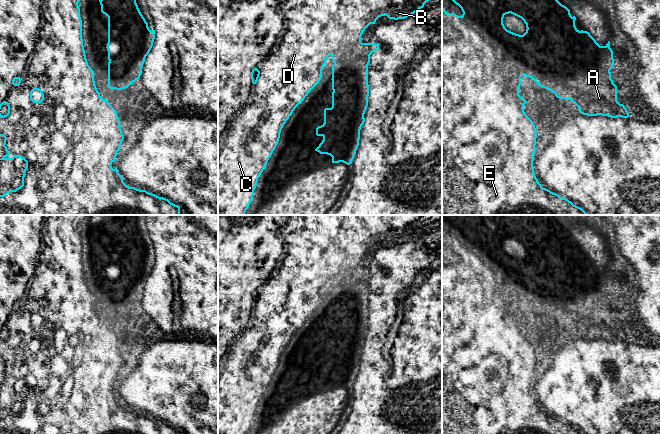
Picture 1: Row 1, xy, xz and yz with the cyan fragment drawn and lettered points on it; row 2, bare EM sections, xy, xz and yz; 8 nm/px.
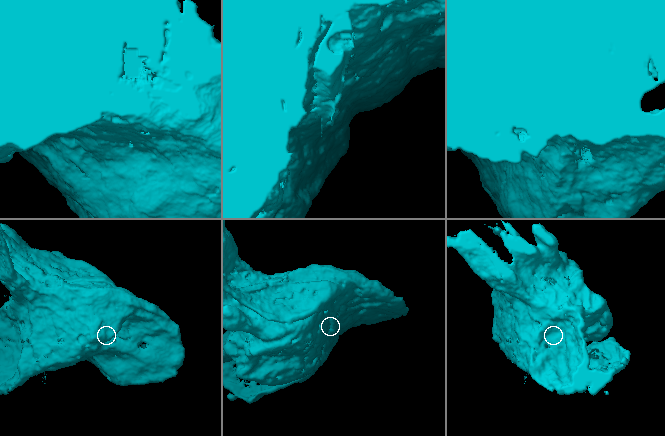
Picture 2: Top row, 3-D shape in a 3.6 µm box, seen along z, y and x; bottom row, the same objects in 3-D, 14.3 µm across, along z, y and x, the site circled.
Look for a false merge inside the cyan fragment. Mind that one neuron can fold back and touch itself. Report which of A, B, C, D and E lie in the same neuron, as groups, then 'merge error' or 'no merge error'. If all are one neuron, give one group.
A / B C D E | merge error

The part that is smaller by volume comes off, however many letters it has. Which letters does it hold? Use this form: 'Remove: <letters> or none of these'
Remove: A

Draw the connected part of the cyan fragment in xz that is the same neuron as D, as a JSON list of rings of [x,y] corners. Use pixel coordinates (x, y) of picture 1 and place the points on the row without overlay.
[[[218,215],[218,434],[247,434],[254,419],[258,402],[266,392],[267,386],[275,374],[281,354],[292,339],[295,332],[302,327],[308,317],[319,307],[322,302],[322,294],[326,288],[326,283],[331,279],[334,288],[332,289],[332,314],[343,315],[345,319],[351,317],[360,319],[363,314],[366,315],[366,320],[369,320],[368,309],[368,289],[370,287],[370,279],[379,273],[379,267],[362,267],[361,260],[365,253],[370,248],[375,248],[376,244],[381,240],[387,240],[389,243],[405,243],[416,235],[424,231],[424,228],[433,222],[442,220],[442,215]]]

